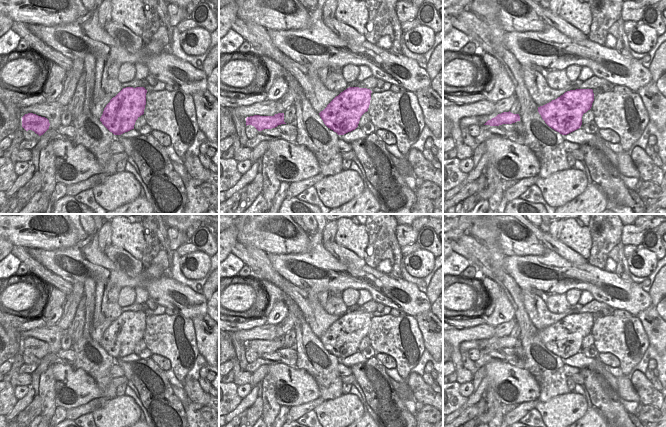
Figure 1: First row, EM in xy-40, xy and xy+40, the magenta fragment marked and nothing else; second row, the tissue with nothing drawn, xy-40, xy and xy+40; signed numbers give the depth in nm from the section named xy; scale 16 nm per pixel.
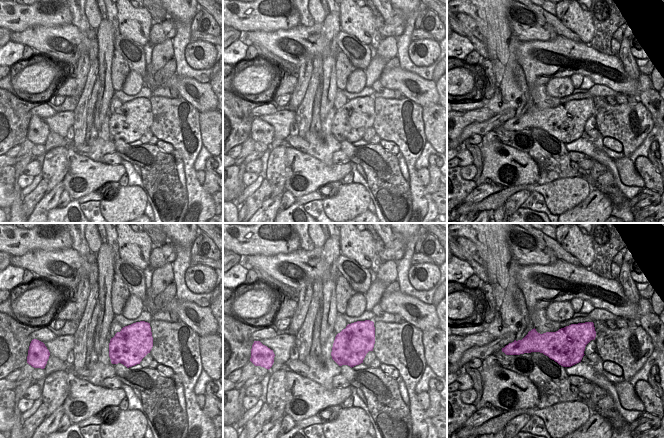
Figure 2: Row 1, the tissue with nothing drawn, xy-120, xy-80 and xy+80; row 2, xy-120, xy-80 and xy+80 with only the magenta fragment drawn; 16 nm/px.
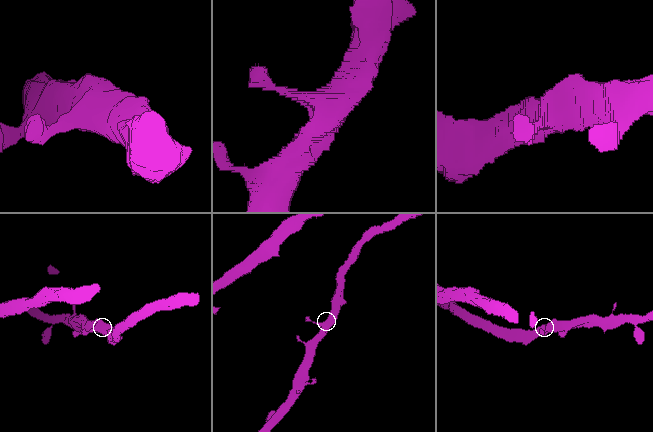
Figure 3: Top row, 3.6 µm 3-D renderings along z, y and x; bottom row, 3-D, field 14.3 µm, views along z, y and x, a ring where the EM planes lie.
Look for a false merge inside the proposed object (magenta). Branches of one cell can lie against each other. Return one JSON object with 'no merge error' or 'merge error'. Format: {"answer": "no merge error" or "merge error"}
{"answer": "no merge error"}

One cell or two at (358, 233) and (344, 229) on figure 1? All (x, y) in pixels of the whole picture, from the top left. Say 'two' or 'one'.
one

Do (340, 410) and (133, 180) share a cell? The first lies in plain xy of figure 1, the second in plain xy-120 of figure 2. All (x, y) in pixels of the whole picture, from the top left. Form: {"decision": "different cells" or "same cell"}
{"decision": "different cells"}

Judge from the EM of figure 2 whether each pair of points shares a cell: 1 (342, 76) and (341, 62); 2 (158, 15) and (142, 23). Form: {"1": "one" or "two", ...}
{"1": "one", "2": "two"}

